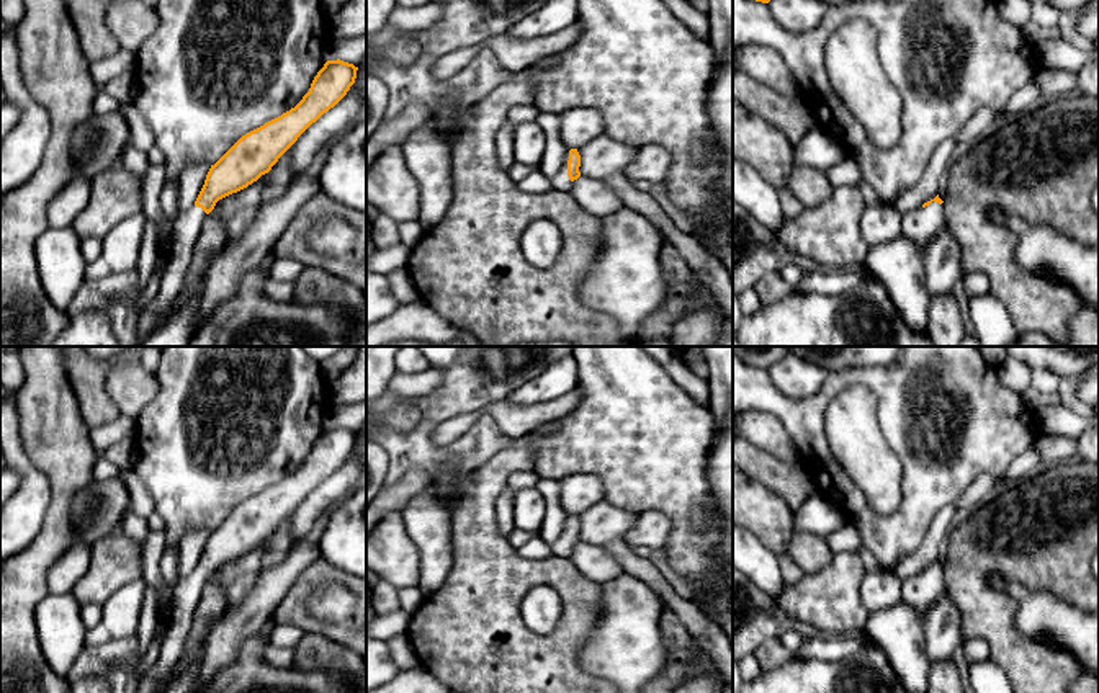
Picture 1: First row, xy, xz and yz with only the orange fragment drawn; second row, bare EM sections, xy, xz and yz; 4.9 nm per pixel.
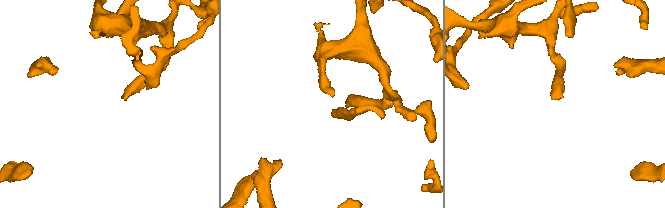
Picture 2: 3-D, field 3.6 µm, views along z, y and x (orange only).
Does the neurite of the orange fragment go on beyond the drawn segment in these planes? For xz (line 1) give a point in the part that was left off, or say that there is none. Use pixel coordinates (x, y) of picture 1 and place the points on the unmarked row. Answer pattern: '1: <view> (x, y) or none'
1: xz (561, 548)

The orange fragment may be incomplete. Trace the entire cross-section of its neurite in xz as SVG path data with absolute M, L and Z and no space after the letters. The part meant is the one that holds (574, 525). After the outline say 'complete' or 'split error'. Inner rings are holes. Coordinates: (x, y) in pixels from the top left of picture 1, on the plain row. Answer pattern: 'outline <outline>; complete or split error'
outline M571 515L564 523L559 539L550 544L553 556L569 557L572 554L572 549L581 543L579 533L581 521L577 515Z; split error

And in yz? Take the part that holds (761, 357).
outline M733 346L733 353L751 366L769 369L790 351L788 346Z; complete

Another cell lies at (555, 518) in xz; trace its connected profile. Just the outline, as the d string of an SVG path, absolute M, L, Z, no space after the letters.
M540 477L535 487L546 500L548 510L540 528L540 538L553 544L559 539L569 515L559 505L559 479Z

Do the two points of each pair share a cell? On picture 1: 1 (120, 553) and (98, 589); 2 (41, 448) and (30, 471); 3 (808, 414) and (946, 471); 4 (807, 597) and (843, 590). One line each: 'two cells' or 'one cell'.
1: one cell
2: two cells
3: one cell
4: one cell

